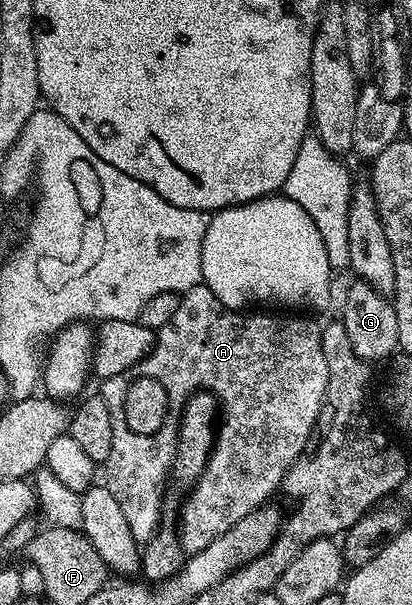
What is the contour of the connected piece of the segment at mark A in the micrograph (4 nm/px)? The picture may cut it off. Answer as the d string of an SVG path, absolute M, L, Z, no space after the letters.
M203 283L197 284L196 287L181 293L181 298L180 306L176 306L176 314L172 314L172 319L168 321L168 326L157 329L154 348L150 353L158 354L156 358L160 358L160 356L176 356L176 370L184 370L184 372L192 370L192 374L208 376L208 387L206 387L205 391L214 395L214 399L217 400L220 409L220 423L216 428L214 449L210 452L205 470L193 485L193 488L195 487L194 493L187 498L186 505L182 508L182 528L179 527L177 529L178 540L182 543L182 551L187 554L193 554L204 550L204 546L208 546L211 542L216 542L216 538L220 538L220 534L232 530L232 526L236 526L236 522L240 522L240 518L252 514L252 510L263 507L269 501L266 499L274 491L277 493L281 489L283 478L286 477L288 470L296 462L296 458L300 458L300 454L306 449L307 442L314 435L314 429L318 427L318 415L322 409L323 402L326 401L326 391L328 390L328 362L324 358L322 328L320 324L314 321L317 319L307 318L302 314L265 316L262 313L265 311L262 310L229 308L224 306L220 302L220 298L216 298L216 294L212 294L212 290Z

